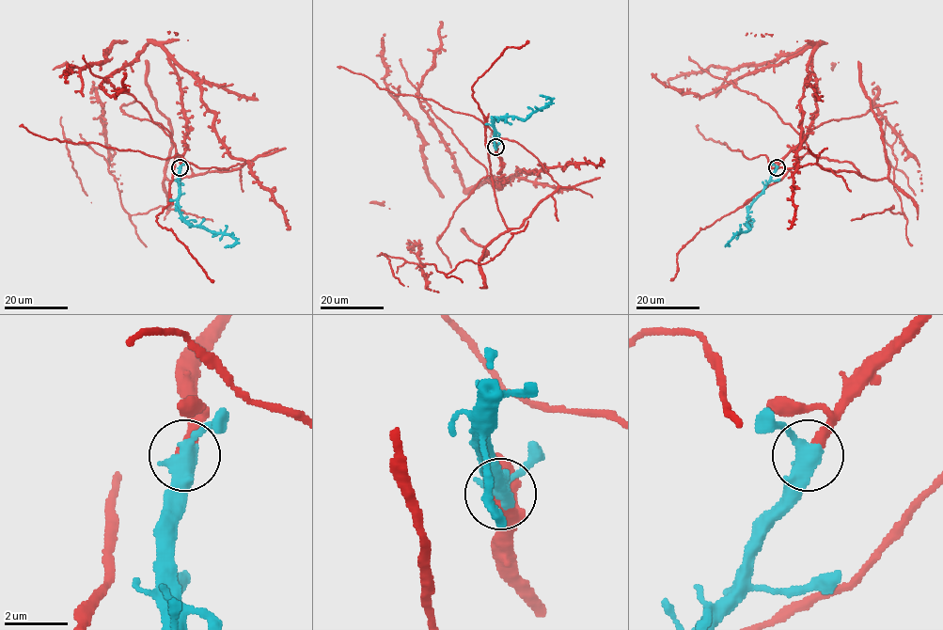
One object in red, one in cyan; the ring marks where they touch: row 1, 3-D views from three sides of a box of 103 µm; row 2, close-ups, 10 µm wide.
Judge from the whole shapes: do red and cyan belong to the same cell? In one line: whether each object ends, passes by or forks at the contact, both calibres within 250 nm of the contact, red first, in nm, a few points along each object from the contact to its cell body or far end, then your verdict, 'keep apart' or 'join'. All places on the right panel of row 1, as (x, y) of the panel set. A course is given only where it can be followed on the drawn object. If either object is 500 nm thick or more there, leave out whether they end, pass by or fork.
red ends; cyan passes by; calibres 320 and 480 nm; course red (777, 166), (816, 112), (818, 44), (730, 81), (810, 152), (858, 174), (771, 167), (697, 126); course cyan (777, 166), (770, 181), (748, 211), (746, 225), (749, 229), (738, 232), (725, 245); join

